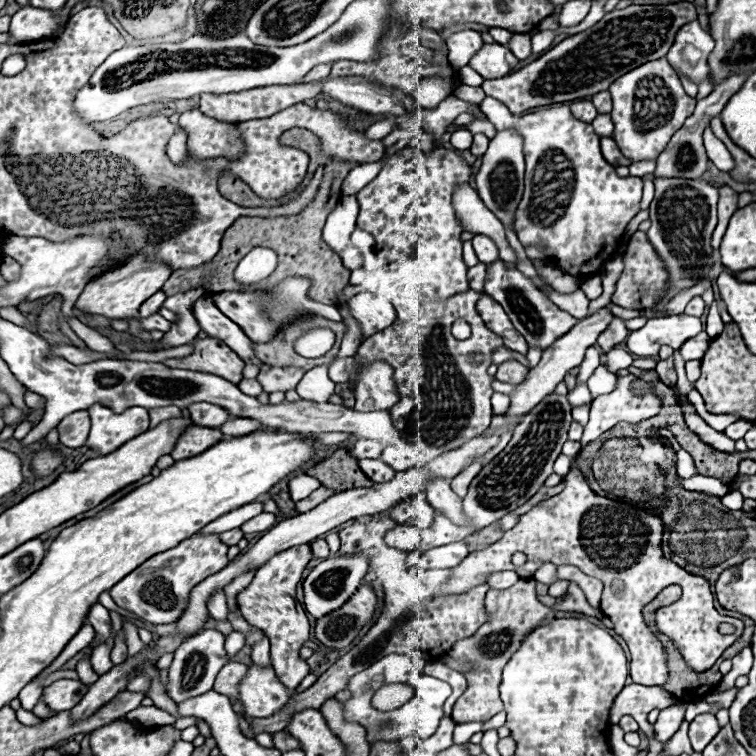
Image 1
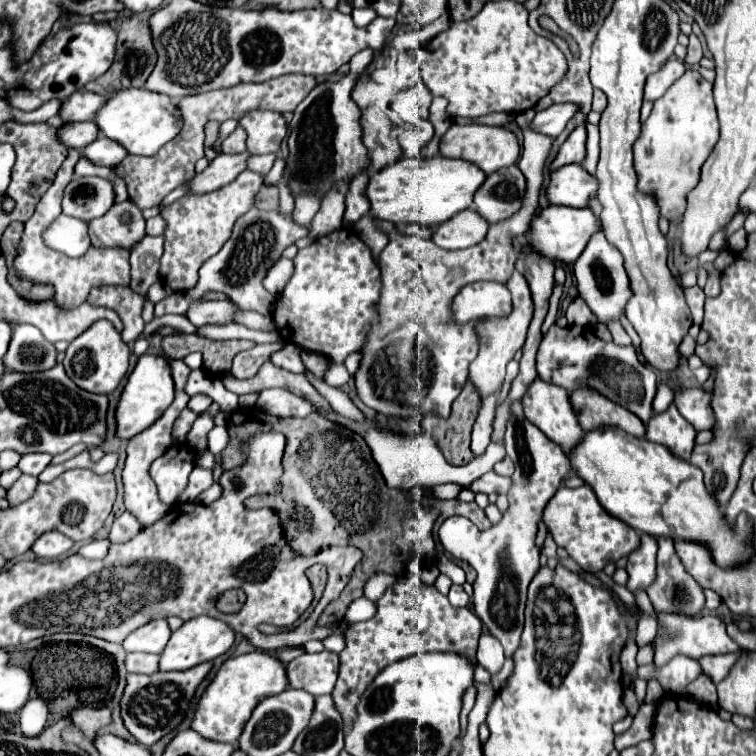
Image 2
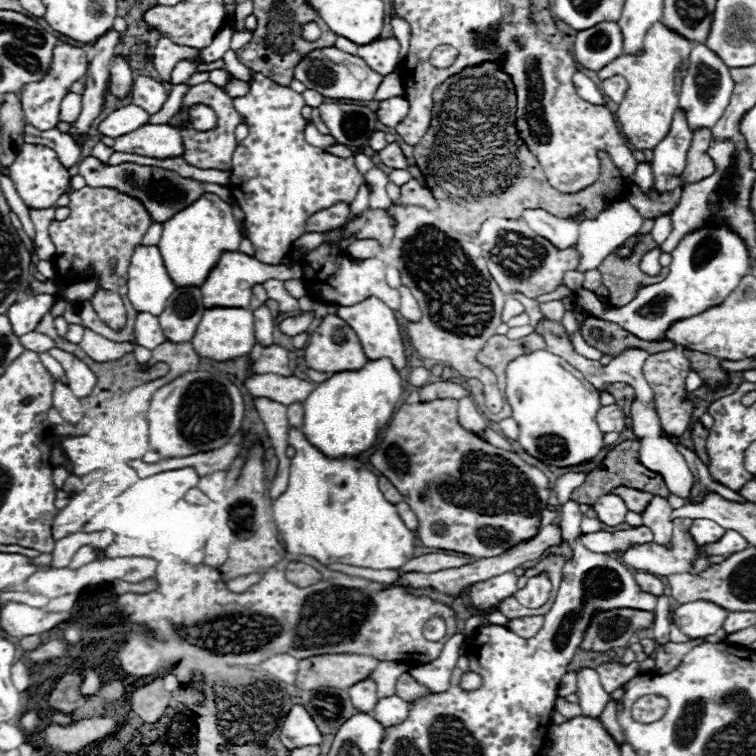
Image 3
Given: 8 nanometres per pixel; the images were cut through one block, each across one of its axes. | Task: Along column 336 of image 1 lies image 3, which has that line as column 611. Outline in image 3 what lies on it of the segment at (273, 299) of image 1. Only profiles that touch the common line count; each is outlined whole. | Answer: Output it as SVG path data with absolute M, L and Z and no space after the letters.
M724 224L704 226L698 228L696 232L688 232L688 236L680 240L676 250L672 252L670 274L666 276L666 280L662 284L640 288L638 296L630 304L604 310L604 304L592 292L582 288L578 290L578 302L592 316L616 322L636 338L654 342L664 338L664 332L670 328L674 320L690 318L694 314L704 312L708 306L720 304L736 288L740 278L748 274L748 270L750 270L750 256L744 240Z

